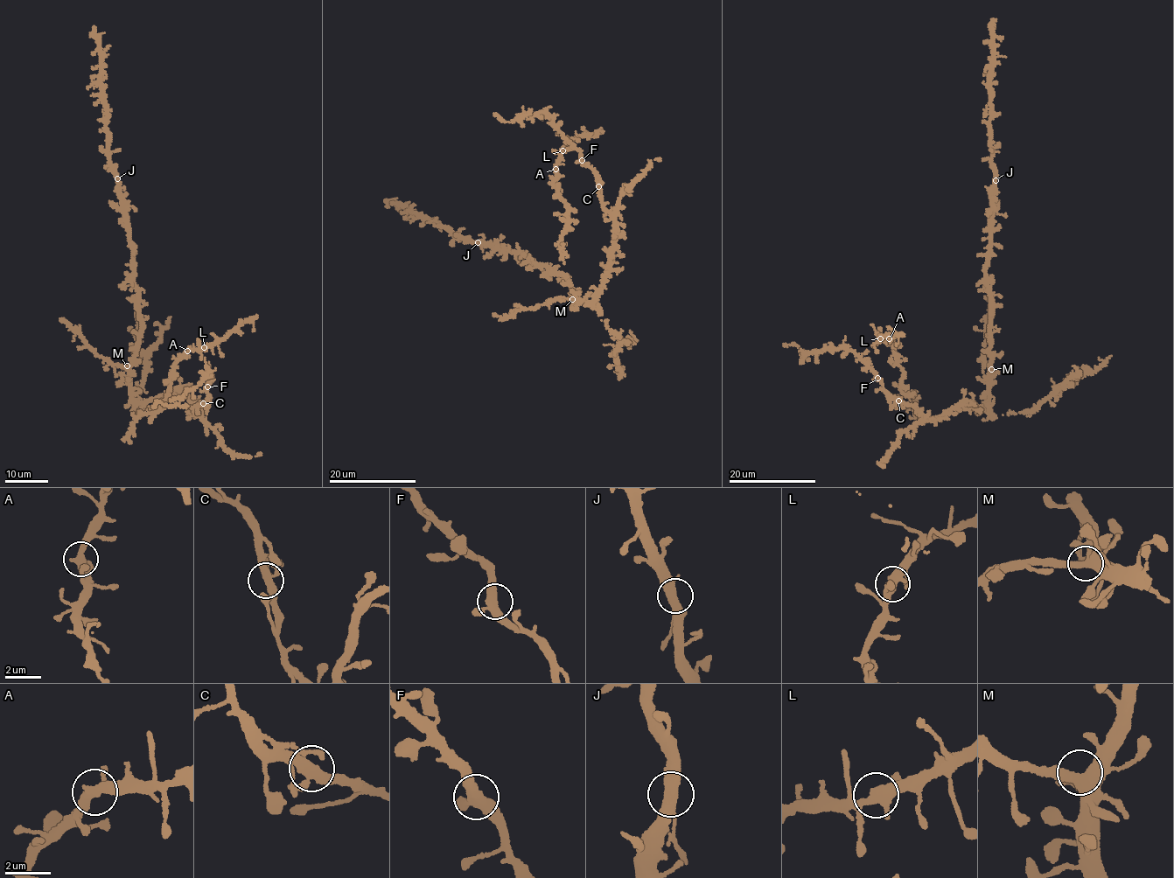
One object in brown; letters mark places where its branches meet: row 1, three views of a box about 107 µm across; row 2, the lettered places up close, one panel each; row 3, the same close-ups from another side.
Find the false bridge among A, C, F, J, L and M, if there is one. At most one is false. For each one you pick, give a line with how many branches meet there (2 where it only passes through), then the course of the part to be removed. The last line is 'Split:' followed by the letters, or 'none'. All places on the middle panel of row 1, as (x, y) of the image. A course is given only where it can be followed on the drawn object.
Split: none

